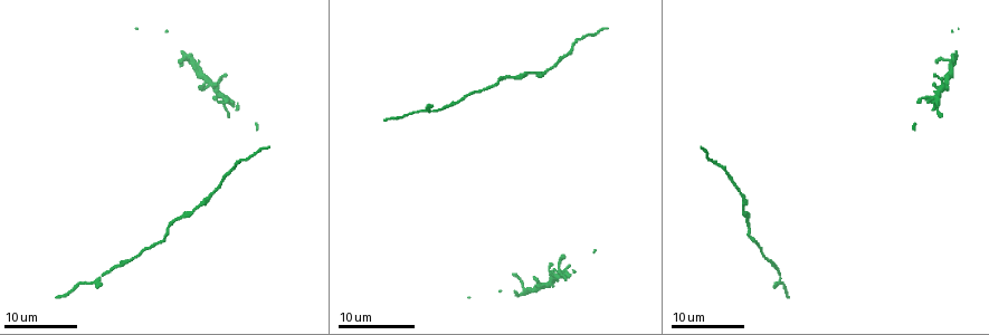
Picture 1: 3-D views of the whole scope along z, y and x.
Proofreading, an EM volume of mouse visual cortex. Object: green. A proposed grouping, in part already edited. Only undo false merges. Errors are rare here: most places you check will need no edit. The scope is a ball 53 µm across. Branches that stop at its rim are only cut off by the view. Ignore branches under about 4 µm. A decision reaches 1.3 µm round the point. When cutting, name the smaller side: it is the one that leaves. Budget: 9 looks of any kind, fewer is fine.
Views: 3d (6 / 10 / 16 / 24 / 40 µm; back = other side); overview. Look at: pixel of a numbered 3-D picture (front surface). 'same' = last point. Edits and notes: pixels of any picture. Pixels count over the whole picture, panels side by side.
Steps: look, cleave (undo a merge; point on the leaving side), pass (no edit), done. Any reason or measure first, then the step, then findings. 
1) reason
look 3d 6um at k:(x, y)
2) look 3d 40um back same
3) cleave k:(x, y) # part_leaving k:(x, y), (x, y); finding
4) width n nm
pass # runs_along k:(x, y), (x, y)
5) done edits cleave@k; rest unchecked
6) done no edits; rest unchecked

calibre changes
look 3d 24um at 1:(768, 261)

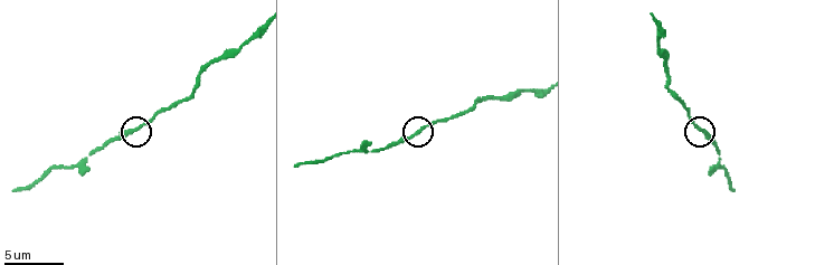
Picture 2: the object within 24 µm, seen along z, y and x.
look 3d 6um at 2:(700, 129)

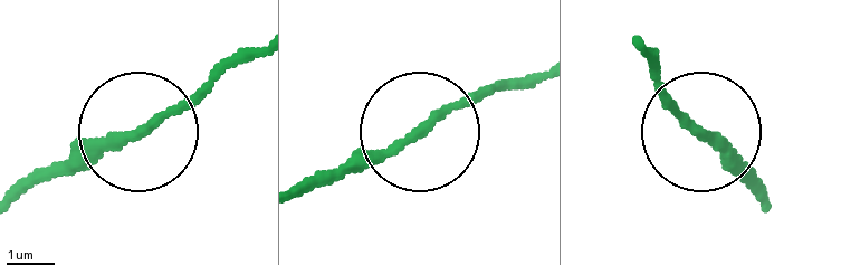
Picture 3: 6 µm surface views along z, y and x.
pass # runs_along 3:(249, 51), (141, 131), (80, 151), (25, 191); all the same neuron

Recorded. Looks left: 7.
look 3d 10um at 2:(659, 21)

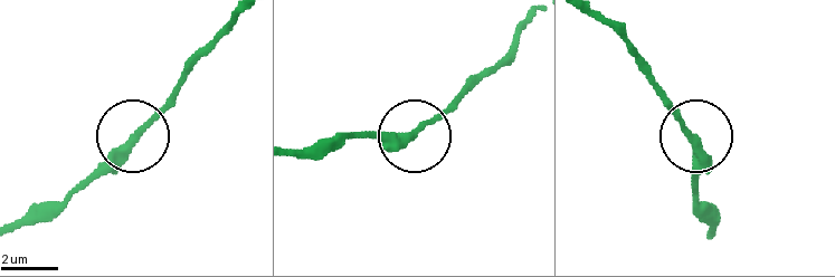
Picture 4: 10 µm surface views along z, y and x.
look 3d 10um back at 4:(414, 135)

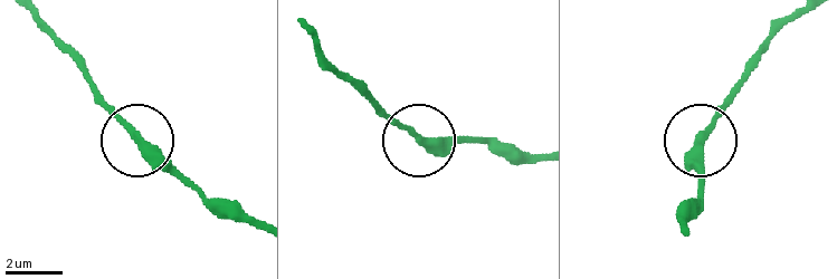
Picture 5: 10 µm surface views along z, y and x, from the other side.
side_arm 30 um
pass # runs_along 5:(697, 135), (697, 195); all the same neuron

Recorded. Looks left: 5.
calibre changes
look 3d 16um at 2:(219, 57)

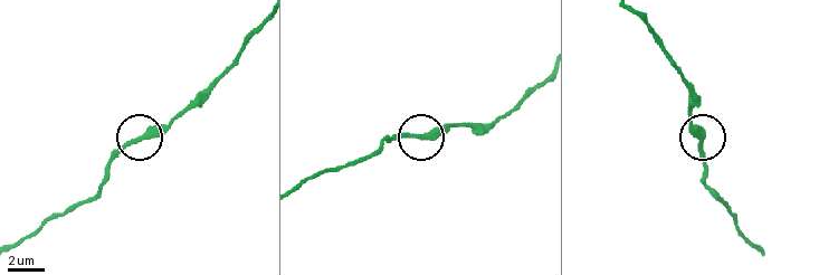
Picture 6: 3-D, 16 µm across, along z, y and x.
look 3d 16um back at 6:(417, 137)

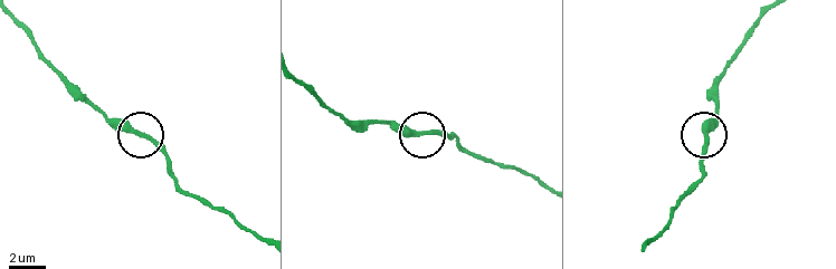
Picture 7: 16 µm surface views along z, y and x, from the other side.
pass # runs_along 7:(345, 124), (402, 124), (455, 137); one neuron here

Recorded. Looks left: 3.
calibre changes
look 3d 16um at 1:(236, 161)

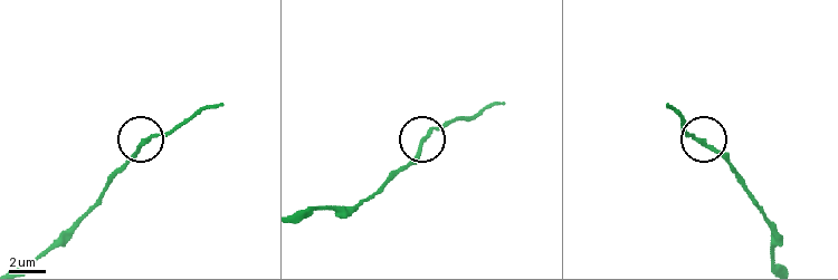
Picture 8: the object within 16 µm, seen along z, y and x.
zoom in
look 3d 10um at 8:(701, 140)

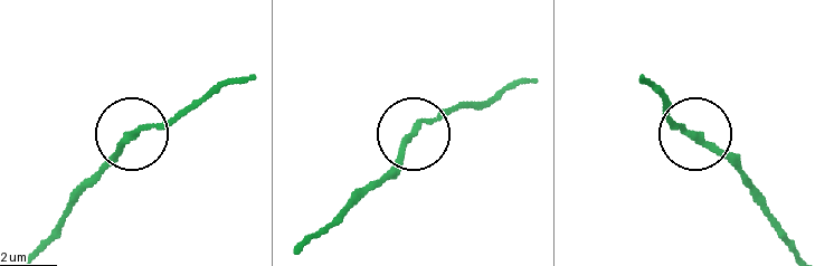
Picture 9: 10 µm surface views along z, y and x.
width 210 nm
pass # runs_along 9:(798, 253), (756, 188), (704, 138), (664, 111); continuous, no second neuron

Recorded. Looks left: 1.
done no edits; rest unchecked

